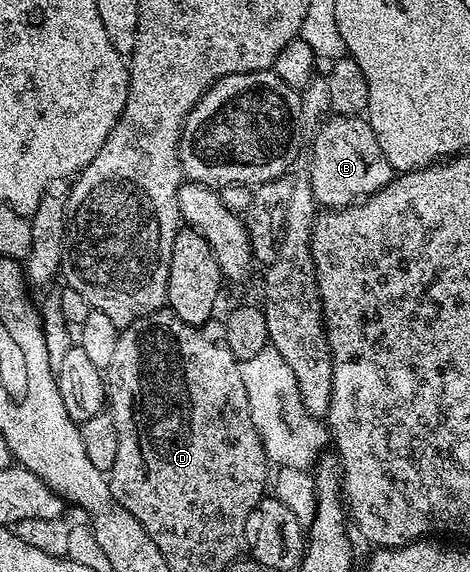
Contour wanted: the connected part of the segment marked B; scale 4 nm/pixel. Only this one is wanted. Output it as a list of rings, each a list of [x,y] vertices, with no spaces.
[[[331,114],[313,139],[312,147],[314,152],[310,151],[308,155],[312,191],[315,193],[315,201],[326,209],[352,207],[387,187],[396,174],[388,157],[384,157],[384,149],[380,149],[380,141],[376,141],[376,133],[369,122],[357,115]]]

